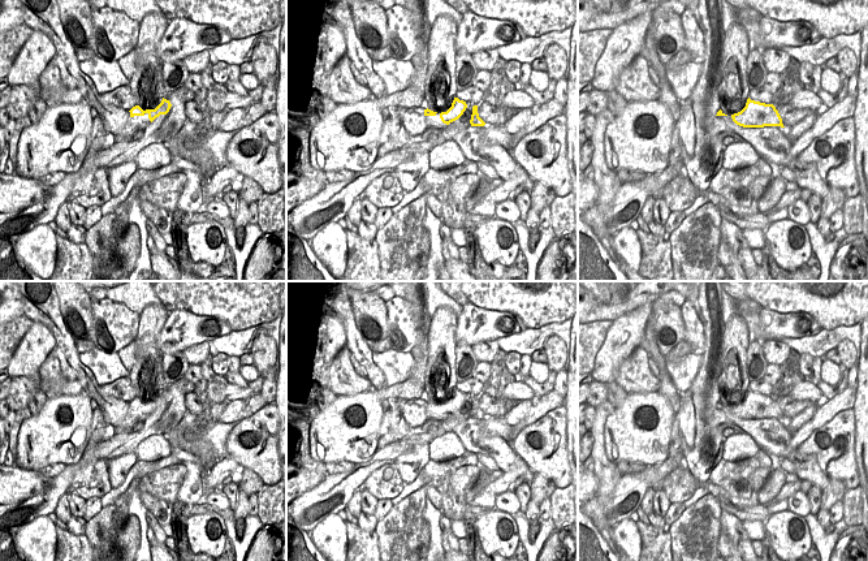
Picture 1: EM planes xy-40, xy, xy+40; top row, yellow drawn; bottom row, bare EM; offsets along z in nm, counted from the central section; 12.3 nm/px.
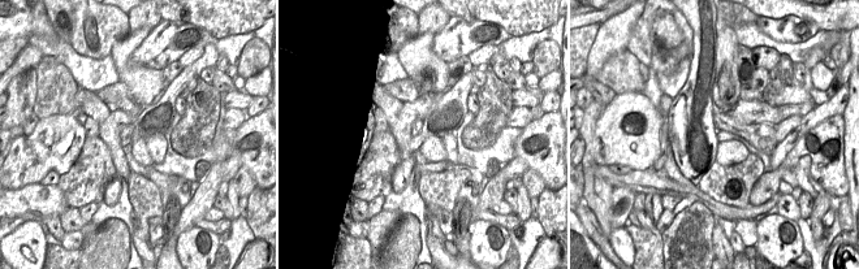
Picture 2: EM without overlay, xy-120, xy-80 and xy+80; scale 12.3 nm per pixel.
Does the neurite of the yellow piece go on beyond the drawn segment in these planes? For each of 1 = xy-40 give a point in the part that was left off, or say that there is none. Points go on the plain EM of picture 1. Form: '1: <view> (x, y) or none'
1: none

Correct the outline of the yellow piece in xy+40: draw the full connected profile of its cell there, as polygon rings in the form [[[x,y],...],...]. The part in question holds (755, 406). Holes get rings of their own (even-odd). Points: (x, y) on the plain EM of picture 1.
[[[747,390],[746,398],[731,406],[733,413],[743,419],[764,419],[764,418],[781,418],[782,410],[773,396]]]

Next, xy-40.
[[[163,389],[161,394],[155,401],[143,402],[139,397],[135,397],[129,404],[130,404],[130,409],[144,407],[147,405],[150,413],[152,414],[160,406],[167,406],[170,398],[172,398],[170,393]]]

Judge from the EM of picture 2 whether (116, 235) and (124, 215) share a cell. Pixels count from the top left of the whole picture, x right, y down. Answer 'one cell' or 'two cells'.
two cells

